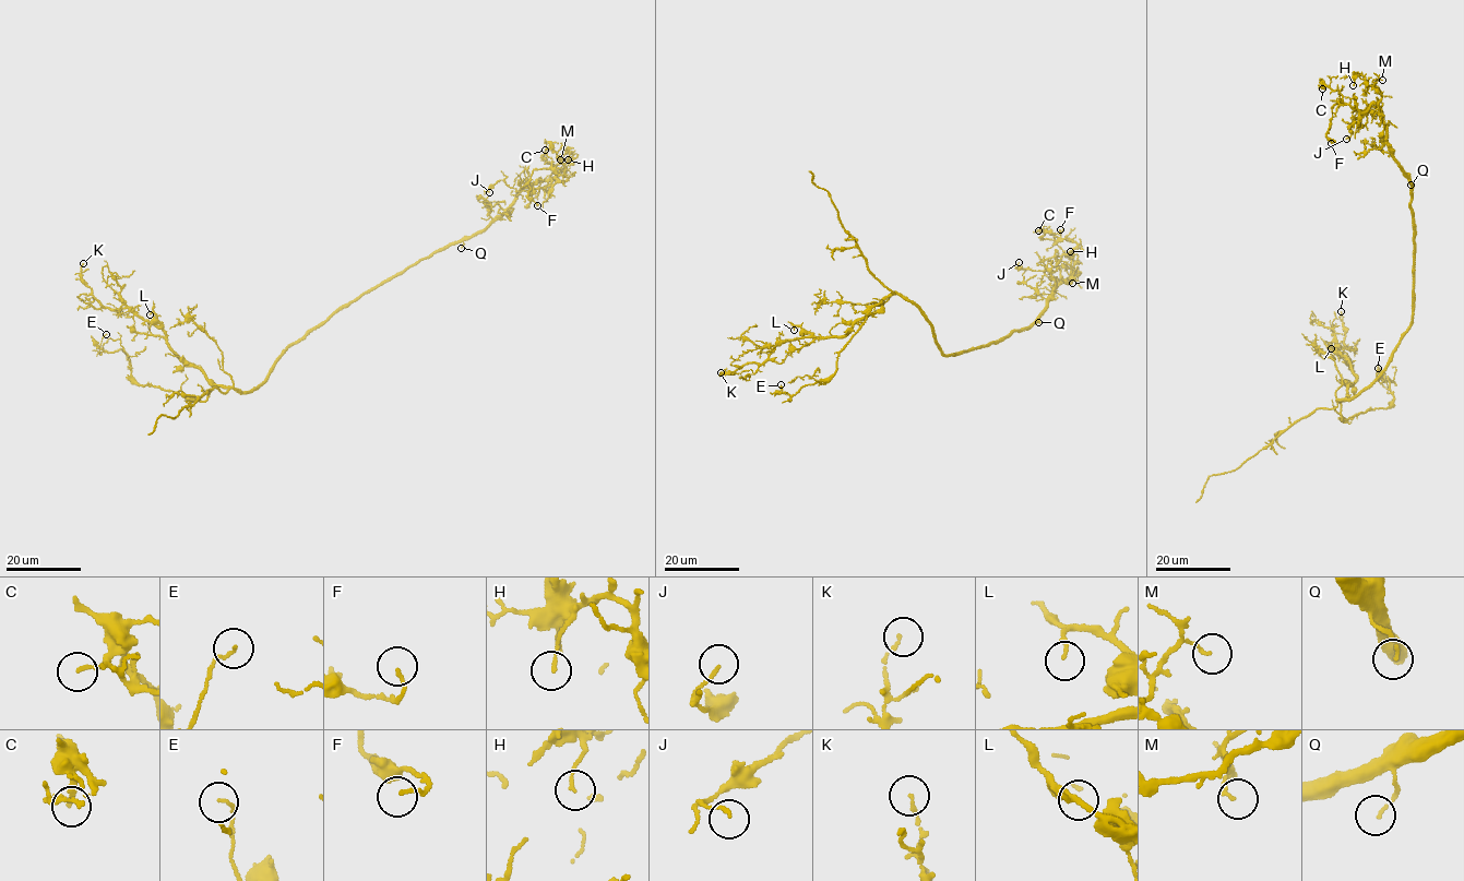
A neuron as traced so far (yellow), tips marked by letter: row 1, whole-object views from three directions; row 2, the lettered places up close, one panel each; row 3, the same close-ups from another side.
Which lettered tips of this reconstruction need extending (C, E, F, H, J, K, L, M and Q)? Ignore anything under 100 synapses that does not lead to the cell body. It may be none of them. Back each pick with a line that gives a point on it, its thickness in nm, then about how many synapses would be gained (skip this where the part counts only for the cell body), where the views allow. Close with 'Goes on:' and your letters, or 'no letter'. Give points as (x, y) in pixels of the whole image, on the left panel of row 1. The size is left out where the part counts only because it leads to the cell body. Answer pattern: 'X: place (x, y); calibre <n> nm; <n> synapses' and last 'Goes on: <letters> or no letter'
Goes on: no letter

